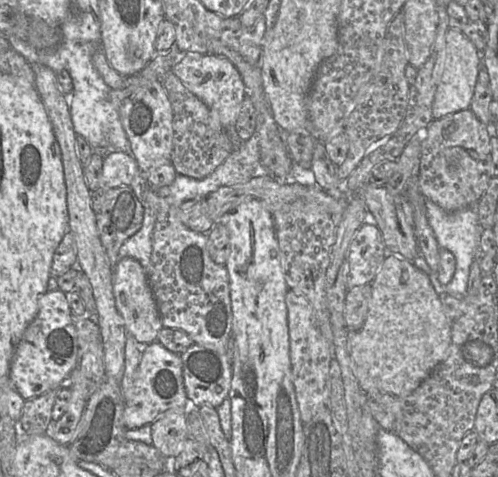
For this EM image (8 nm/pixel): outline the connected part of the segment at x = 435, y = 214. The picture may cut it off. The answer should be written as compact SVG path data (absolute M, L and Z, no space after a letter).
M428 199L425 201L425 206L429 225L434 232L439 247L449 250L455 257L455 272L450 282L447 285L442 285L439 282L437 273L431 270L423 256L418 255L413 260L413 264L428 275L434 290L439 295L464 296L466 295L471 264L479 256L481 226L476 208L469 207L447 212Z

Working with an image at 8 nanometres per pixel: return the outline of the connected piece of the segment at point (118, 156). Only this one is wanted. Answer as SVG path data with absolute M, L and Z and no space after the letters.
M110 152L103 157L100 187L111 189L130 186L136 175L142 174L136 160L123 152Z

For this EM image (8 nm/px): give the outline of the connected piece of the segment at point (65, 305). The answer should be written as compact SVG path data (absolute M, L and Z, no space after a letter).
M45 291L38 299L34 318L25 328L15 347L9 380L24 400L38 397L65 385L70 373L79 364L78 338L72 322L72 311L66 293Z

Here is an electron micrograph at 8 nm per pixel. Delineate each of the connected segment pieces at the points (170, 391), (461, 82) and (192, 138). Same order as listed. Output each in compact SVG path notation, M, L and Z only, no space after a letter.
M159 342L142 347L139 366L124 402L123 422L127 429L152 424L171 408L185 409L188 396L184 386L182 360L179 354L166 349Z
M449 28L446 33L444 69L432 105L433 119L469 109L481 68L481 53L461 30Z
M168 71L161 80L173 112L171 163L177 174L204 179L228 158L233 144L223 131L211 128L209 108L172 71Z

